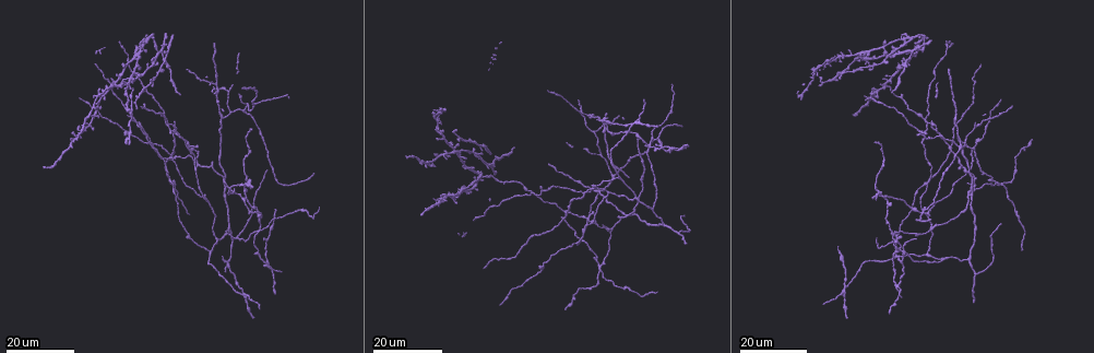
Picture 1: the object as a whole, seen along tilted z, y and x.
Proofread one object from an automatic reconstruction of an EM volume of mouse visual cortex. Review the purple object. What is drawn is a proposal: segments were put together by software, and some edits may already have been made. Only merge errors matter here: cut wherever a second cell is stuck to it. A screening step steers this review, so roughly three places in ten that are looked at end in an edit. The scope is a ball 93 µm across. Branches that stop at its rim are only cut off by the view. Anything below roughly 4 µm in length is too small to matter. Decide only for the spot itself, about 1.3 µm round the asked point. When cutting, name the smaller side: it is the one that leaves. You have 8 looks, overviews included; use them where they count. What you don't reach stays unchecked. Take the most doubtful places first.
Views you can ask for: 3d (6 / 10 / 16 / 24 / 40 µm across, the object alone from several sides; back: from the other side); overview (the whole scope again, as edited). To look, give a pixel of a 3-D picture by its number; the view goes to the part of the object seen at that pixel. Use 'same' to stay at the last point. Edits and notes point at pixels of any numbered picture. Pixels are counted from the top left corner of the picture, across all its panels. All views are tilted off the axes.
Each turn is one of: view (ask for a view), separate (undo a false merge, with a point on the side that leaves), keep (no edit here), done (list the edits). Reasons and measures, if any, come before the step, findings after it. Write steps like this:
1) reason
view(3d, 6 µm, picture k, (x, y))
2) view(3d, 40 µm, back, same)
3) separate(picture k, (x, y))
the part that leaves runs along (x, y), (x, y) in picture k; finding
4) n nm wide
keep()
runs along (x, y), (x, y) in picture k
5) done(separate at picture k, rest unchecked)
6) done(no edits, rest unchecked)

four arms meet
view(3d, 24 µm, picture 1, (258, 231))

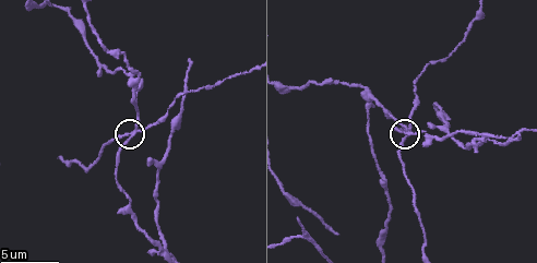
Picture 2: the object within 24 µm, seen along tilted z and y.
view(3d, 10 µm, picture 2, (131, 136))

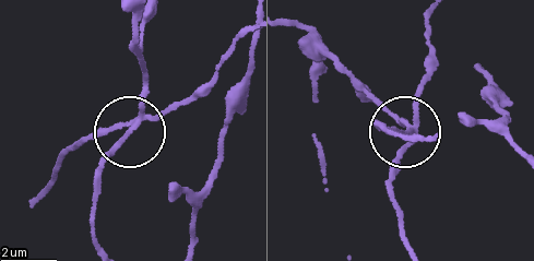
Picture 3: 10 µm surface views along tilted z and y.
view(3d, 10 µm, back, picture 3, (405, 131))

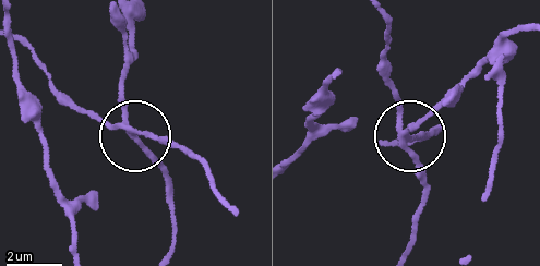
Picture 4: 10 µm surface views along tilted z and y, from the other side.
4 arms
separate(picture 4, (121, 86))
the part that leaves runs along (128, 123), (121, 84), (132, 17) in picture 4; two cells meet here

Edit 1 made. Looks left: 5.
three-way junction
view(3d, 16 µm, picture 1, (227, 226))

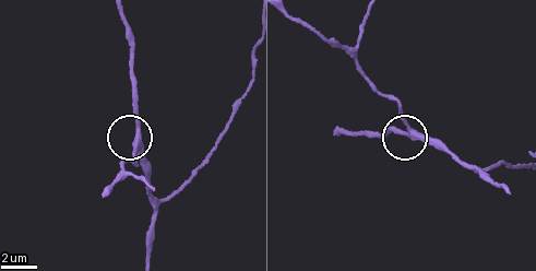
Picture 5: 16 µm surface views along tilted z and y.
zoom in
view(3d, 10 µm, picture 5, (417, 135))

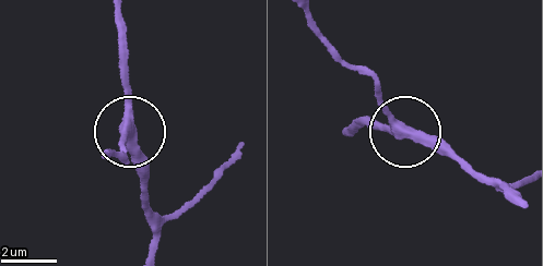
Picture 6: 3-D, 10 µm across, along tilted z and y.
keep()
continuous, no second cell

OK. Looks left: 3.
arms part here
view(3d, 24 µm, picture 1, (593, 131))

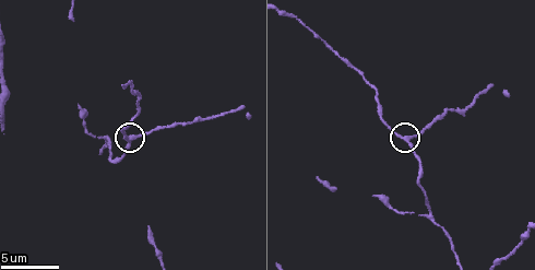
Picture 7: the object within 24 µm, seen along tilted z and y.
view(3d, 6 µm, picture 7, (406, 137))

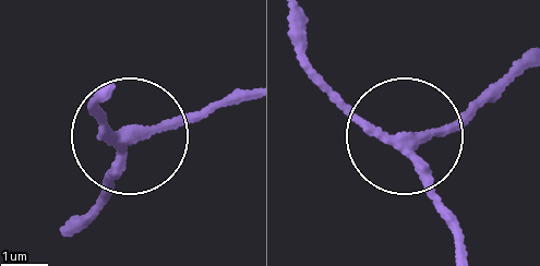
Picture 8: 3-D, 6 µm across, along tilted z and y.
3 arms
keep()
runs along (74, 217), (129, 134), (229, 97) in picture 8; one cell here

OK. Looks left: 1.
done(separate at picture 4, rest unchecked)

